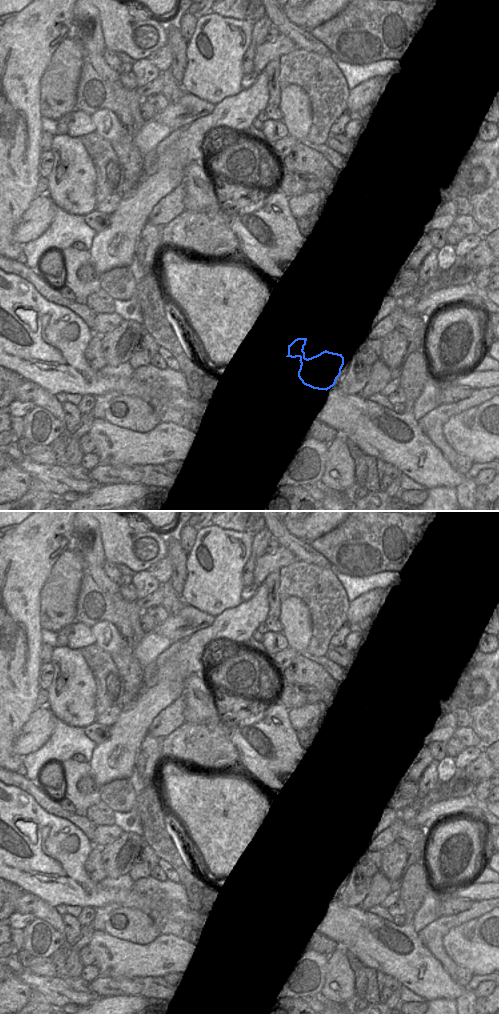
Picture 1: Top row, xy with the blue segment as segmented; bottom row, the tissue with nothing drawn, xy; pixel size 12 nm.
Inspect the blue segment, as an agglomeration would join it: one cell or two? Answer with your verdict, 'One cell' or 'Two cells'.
Two cells

